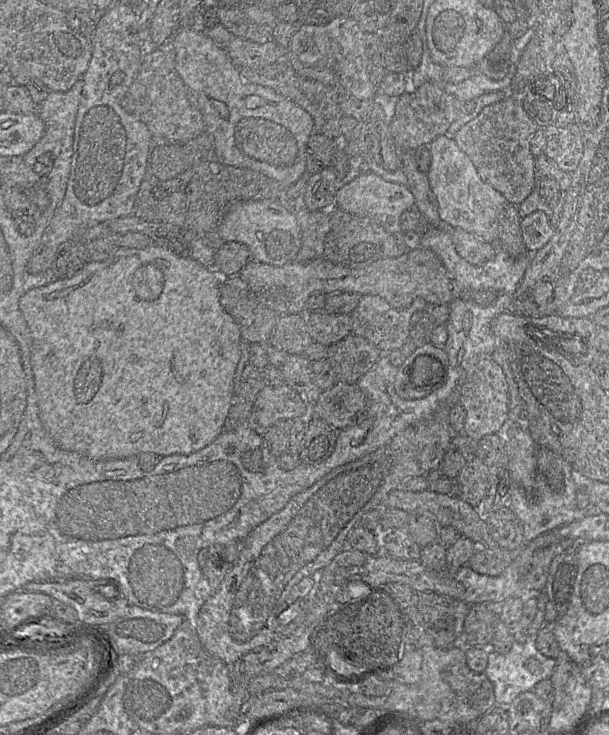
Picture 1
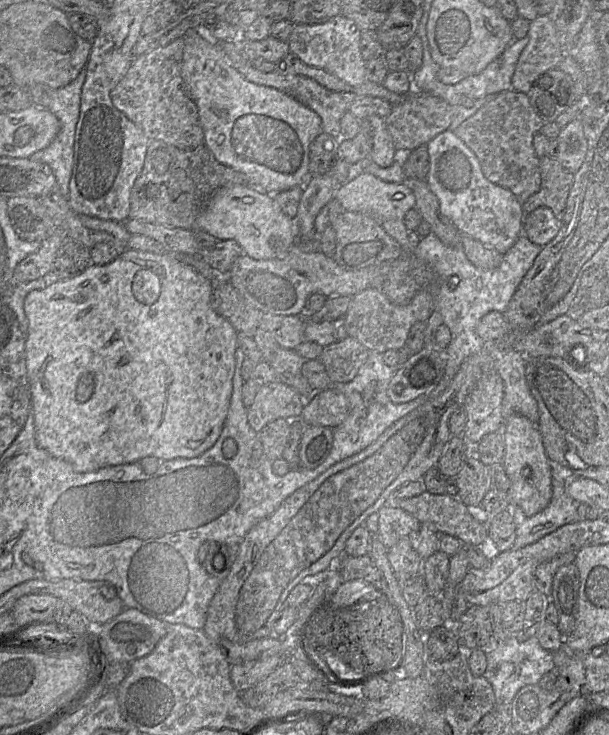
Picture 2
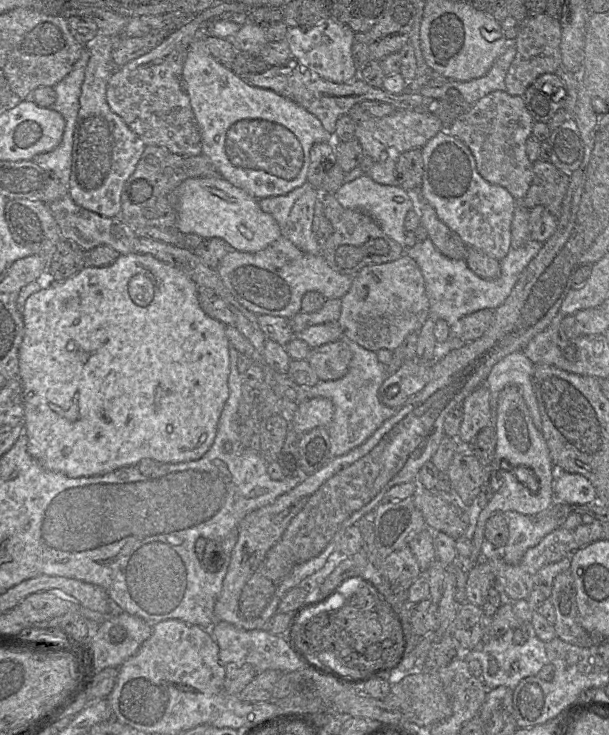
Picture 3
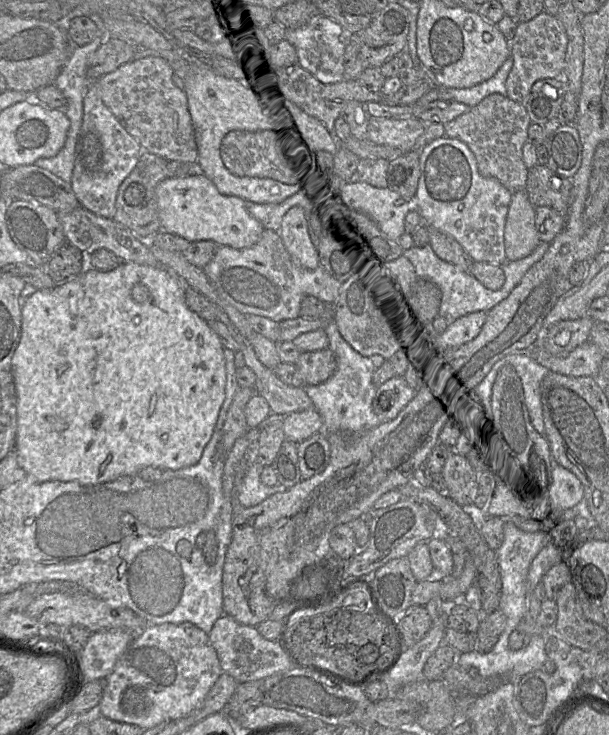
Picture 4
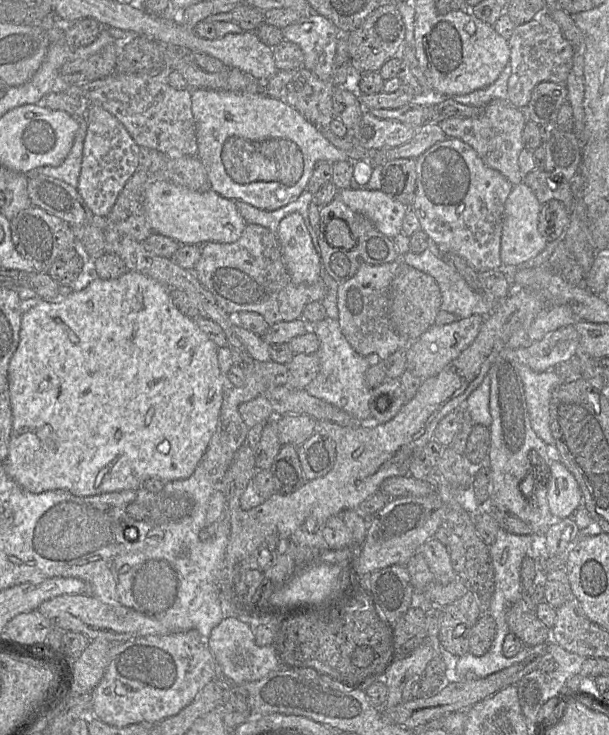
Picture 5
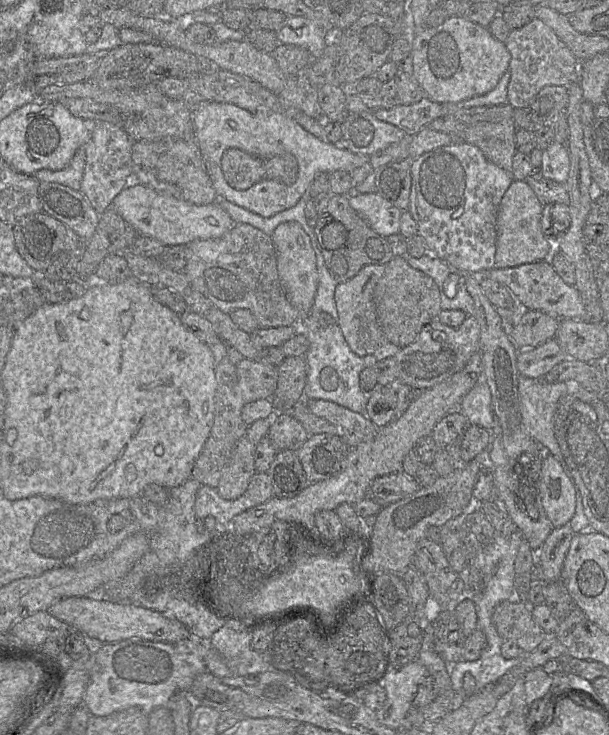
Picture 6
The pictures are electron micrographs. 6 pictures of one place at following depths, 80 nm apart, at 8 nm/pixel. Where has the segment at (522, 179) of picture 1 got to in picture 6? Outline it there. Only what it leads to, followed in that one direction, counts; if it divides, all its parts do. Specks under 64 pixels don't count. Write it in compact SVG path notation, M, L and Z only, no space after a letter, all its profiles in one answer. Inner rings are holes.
M441 117L427 127L478 147L488 160L511 173L513 157L517 152L515 136L518 130L512 120L467 124L450 117Z

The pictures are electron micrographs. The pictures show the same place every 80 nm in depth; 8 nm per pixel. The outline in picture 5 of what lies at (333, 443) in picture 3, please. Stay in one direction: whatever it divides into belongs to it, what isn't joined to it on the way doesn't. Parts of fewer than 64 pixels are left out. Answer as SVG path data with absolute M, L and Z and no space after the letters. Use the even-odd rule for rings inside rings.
M320 258L321 280L326 286L326 295L321 300L326 309L327 318L310 324L310 329L320 340L320 347L315 353L319 359L319 372L315 379L305 387L305 390L311 396L328 402L329 404L343 410L357 419L361 424L371 423L371 414L369 401L371 389L365 383L365 372L370 367L367 359L359 355L348 343L341 332L338 322L337 309L337 283L326 272Z

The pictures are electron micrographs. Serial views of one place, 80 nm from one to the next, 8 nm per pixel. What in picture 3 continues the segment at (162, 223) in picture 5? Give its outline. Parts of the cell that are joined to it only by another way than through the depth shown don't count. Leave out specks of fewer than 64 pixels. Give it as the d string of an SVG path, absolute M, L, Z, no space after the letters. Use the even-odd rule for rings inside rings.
M222 177L188 178L177 190L178 218L175 228L204 239L222 238L233 250L255 253L283 235L274 217L264 212L259 200Z

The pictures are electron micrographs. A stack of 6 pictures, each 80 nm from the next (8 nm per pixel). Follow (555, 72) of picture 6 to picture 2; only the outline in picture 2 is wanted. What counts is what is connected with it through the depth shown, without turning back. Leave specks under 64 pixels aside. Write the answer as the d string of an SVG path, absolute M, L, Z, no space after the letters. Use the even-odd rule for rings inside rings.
M547 15L537 16L530 22L527 38L528 43L516 63L510 89L525 94L535 79L546 77L546 72L566 55L560 45L560 34Z

